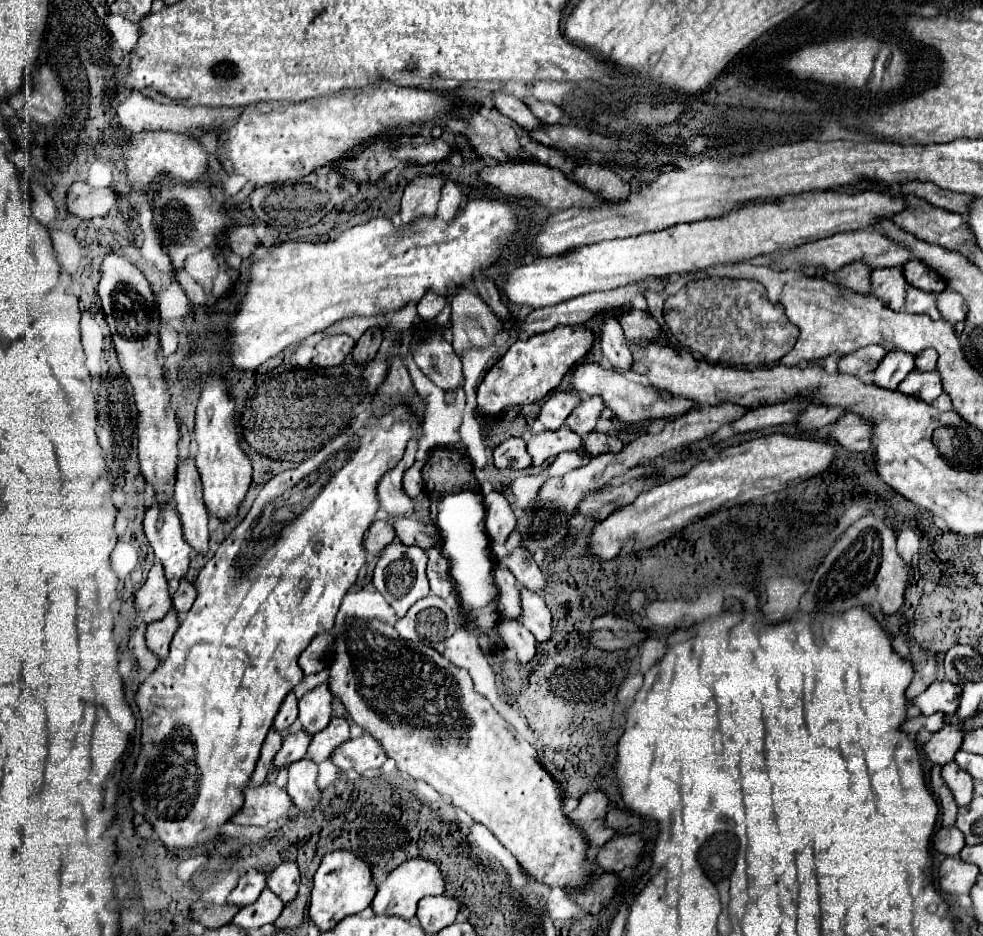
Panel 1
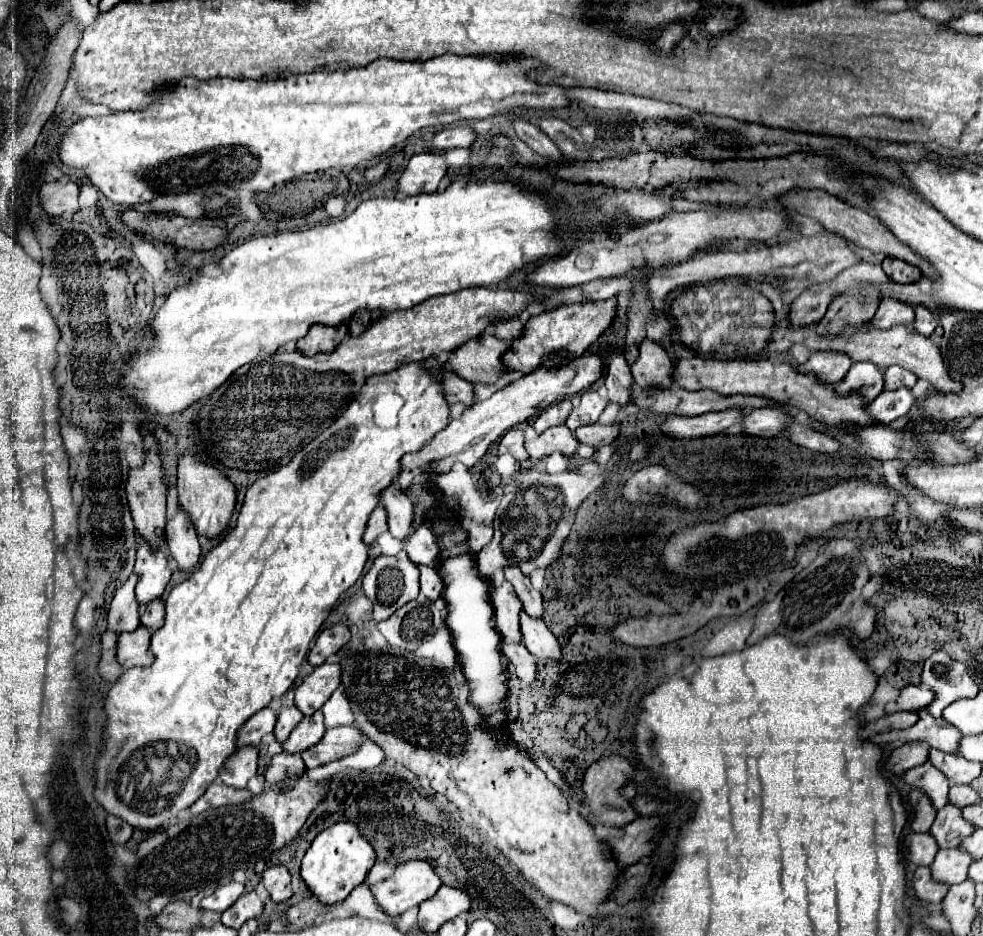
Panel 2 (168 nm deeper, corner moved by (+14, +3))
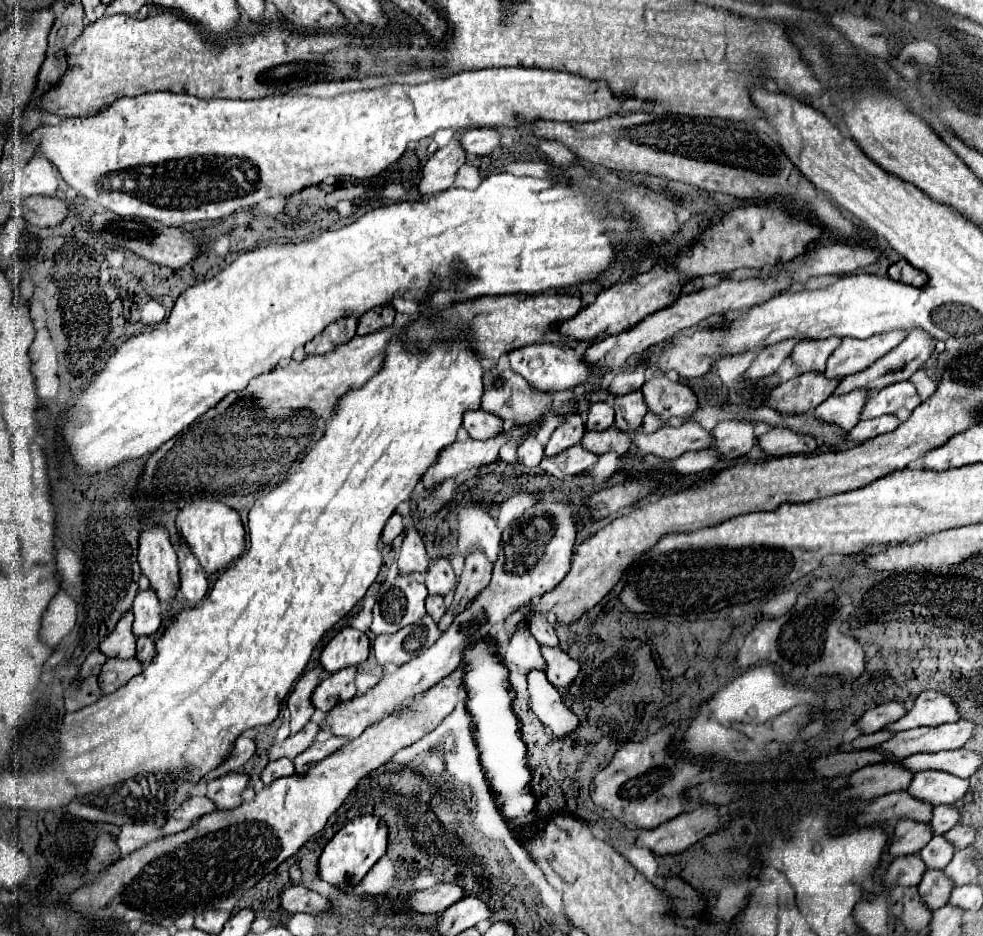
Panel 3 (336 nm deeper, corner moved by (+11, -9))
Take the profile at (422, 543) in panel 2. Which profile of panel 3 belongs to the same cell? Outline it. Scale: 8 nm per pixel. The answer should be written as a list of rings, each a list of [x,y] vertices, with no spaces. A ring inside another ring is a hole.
[[[437,558],[429,562],[429,568],[423,572],[423,584],[427,586],[429,594],[445,596],[449,590],[455,590],[457,576],[447,558]]]

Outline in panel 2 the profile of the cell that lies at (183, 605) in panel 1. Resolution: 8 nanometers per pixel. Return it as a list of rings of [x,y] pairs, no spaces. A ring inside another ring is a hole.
[[[154,600],[154,604],[148,604],[146,612],[140,618],[140,624],[152,632],[162,628],[162,624],[164,624],[164,600]]]

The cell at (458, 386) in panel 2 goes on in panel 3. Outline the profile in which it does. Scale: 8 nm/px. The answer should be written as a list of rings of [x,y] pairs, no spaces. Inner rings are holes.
[[[467,410],[463,414],[463,428],[469,432],[471,438],[475,440],[487,440],[489,436],[497,436],[503,428],[503,420],[497,418],[491,412],[485,410]]]

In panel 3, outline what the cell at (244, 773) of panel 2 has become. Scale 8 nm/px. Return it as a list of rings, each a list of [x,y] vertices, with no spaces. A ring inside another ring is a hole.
[[[231,772],[221,778],[207,782],[207,796],[217,804],[217,810],[231,810],[237,808],[243,798],[243,790],[249,786],[249,774],[245,772]]]

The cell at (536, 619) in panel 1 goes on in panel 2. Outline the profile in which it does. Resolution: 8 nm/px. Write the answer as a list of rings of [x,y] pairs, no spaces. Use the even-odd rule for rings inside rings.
[[[522,612],[522,636],[524,646],[530,654],[536,658],[548,658],[548,660],[560,660],[562,648],[558,638],[548,630],[548,626],[540,618],[532,618],[526,612]]]

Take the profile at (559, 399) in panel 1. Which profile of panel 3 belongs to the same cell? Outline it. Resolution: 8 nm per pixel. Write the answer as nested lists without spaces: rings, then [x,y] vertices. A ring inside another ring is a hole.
[[[567,414],[563,416],[563,422],[555,428],[551,434],[547,446],[545,446],[545,456],[555,456],[557,452],[563,452],[565,448],[579,444],[581,436],[585,434],[585,426],[579,414]]]

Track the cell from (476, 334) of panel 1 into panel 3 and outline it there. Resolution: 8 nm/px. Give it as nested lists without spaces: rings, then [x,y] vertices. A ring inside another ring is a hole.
[[[493,366],[485,372],[483,384],[485,384],[485,392],[481,398],[481,408],[493,412],[501,420],[507,420],[507,424],[537,426],[543,420],[543,416],[551,410],[553,396],[535,390],[533,386],[529,386],[529,382],[525,382],[525,378],[521,378],[521,374],[513,370],[499,370],[497,366]]]

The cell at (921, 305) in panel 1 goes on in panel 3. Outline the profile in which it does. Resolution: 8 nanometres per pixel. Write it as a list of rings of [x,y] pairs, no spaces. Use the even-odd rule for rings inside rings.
[[[893,330],[885,334],[875,334],[865,340],[859,338],[843,338],[839,348],[829,356],[825,374],[827,378],[843,378],[849,374],[857,374],[869,368],[875,360],[891,352],[907,338],[907,332]]]

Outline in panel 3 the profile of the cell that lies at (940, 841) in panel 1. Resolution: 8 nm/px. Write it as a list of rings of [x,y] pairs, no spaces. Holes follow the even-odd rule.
[[[919,854],[899,856],[891,862],[885,874],[885,882],[891,886],[915,886],[921,882],[925,872],[927,872],[927,866]]]

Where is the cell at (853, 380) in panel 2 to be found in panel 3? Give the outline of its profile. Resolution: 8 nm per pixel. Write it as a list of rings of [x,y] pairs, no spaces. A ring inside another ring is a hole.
[[[857,388],[841,396],[833,394],[829,396],[829,400],[817,406],[815,416],[825,422],[835,422],[845,430],[851,430],[861,420],[861,412],[867,402],[867,396],[869,396],[867,388]]]

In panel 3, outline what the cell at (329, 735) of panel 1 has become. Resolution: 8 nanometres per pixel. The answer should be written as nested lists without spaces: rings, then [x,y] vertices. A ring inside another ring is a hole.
[[[309,722],[305,728],[301,728],[297,734],[289,736],[287,740],[283,740],[281,746],[273,746],[269,750],[269,760],[279,760],[279,758],[289,758],[293,760],[297,754],[305,752],[313,742],[315,742],[315,736],[319,732],[319,724],[315,722]]]

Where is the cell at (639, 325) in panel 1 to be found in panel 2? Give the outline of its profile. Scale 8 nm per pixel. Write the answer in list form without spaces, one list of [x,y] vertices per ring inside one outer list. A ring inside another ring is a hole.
[[[644,340],[640,344],[640,356],[630,368],[632,368],[634,384],[638,388],[666,390],[674,384],[674,378],[672,378],[674,366],[668,354],[662,350],[662,346],[652,340]]]

